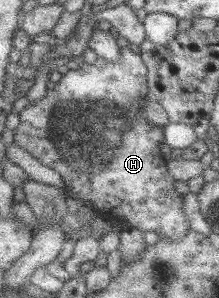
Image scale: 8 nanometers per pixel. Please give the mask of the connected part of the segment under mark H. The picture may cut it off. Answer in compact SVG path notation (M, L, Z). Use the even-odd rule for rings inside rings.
M129 46L123 47L123 53L121 53L121 59L119 61L109 61L105 57L100 57L97 63L81 64L77 70L69 70L61 81L57 83L55 89L49 90L44 98L34 101L25 108L22 112L23 122L16 129L16 143L33 156L36 156L44 165L53 168L62 175L69 197L81 199L83 203L85 201L93 203L99 209L100 214L107 212L111 213L113 217L117 217L117 219L129 221L130 228L141 229L143 232L156 232L163 239L180 241L192 231L191 223L185 214L185 204L187 201L186 196L177 191L177 180L179 179L171 173L169 161L165 159L165 155L161 151L163 143L168 143L166 126L150 122L143 113L143 105L146 99L152 98L150 91L150 67L147 65L143 54L139 55L137 51L133 51Z

